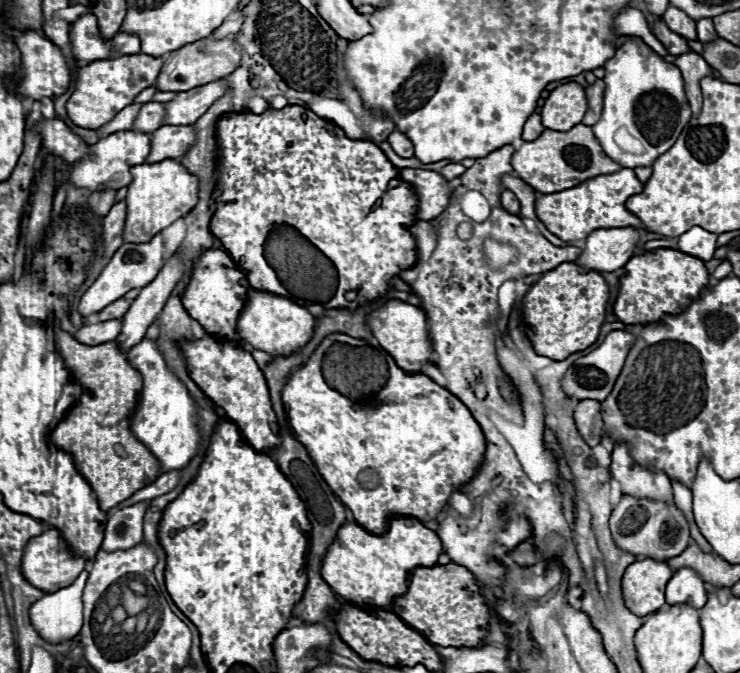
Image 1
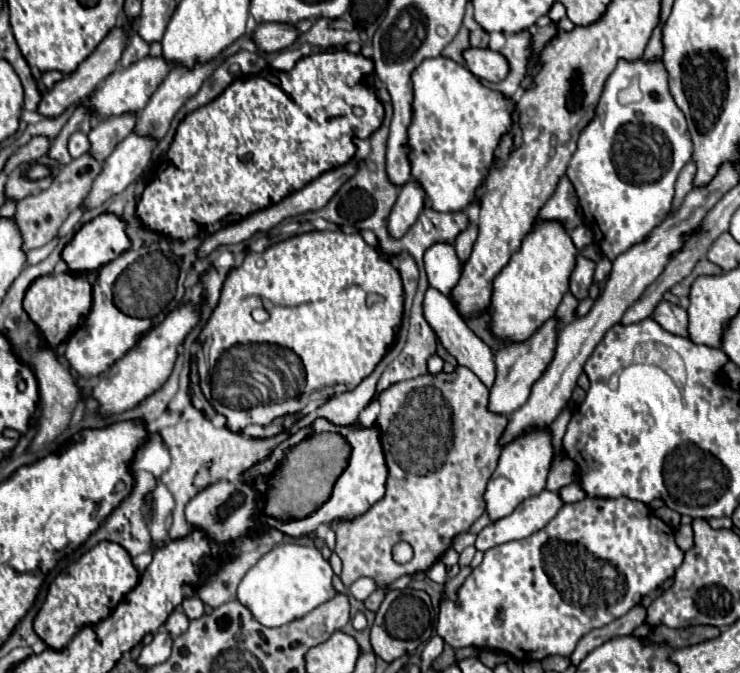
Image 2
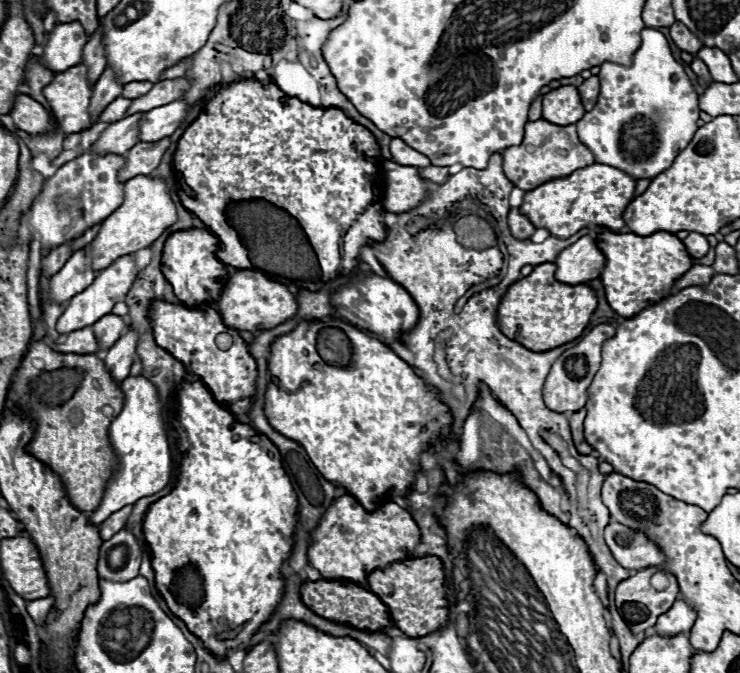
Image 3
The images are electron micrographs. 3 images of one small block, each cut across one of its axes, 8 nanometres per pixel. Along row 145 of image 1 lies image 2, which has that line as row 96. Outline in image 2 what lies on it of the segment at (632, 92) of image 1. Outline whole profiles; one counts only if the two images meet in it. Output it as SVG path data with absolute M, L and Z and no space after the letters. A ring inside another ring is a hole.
M620 60L616 70L608 76L604 84L604 92L600 96L600 102L596 106L594 118L588 122L588 126L580 132L578 148L570 160L566 176L570 178L580 208L584 212L584 222L594 234L596 244L608 256L614 260L618 254L626 252L630 246L642 242L648 232L658 226L664 216L672 208L674 200L674 182L678 178L678 172L684 168L684 164L692 158L692 138L688 138L688 126L684 112L672 102L672 92L668 90L668 72L664 70L664 62L658 60ZM638 74L640 80L640 92L642 100L636 104L622 106L618 104L616 96L620 88L626 88L630 82L630 76Z

